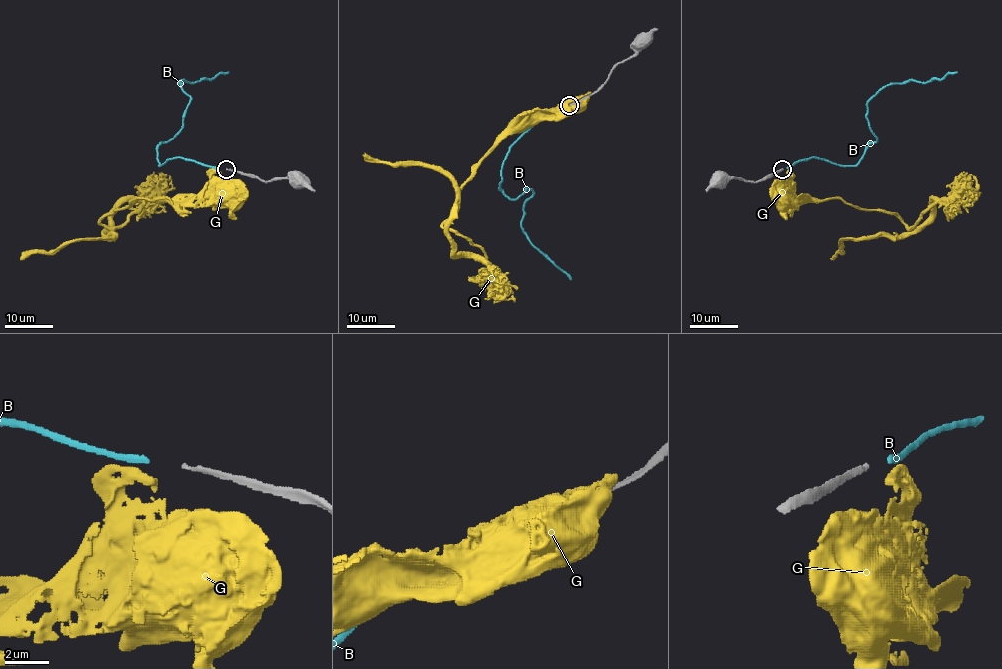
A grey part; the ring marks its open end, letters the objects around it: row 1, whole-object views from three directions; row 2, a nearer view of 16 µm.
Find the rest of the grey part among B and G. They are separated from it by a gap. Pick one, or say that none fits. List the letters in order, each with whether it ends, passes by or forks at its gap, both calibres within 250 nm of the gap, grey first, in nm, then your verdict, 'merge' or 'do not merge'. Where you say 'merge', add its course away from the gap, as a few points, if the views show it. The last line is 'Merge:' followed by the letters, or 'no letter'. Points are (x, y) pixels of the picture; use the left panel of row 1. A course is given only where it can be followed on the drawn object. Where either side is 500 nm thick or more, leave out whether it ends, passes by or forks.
B: it ends there; 180 nm thick on the grey side, 240 nm on the other; merge; it runs (218, 168), (181, 157), (159, 166), (157, 147), (182, 127), (190, 97), (179, 82), (214, 79), (228, 71)
G: it ends there; 180 nm thick on the grey side, 400 nm on the other; do not merge
Merge: B

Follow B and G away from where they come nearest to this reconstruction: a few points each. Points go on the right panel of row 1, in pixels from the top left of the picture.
B: (787, 168), (812, 157), (854, 166), (876, 139), (866, 106), (872, 97), (893, 83), (925, 82), (957, 71)
G: (787, 172), (797, 197), (886, 210), (911, 227), (935, 200), (933, 214), (906, 235), (846, 238), (832, 260)

